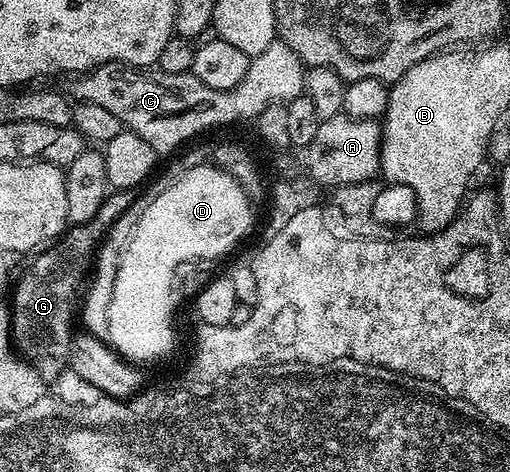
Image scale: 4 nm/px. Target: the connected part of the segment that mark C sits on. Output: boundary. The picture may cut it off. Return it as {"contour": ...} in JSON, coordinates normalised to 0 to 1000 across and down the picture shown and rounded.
{"contour":[[[549,83],[531,91],[516,117],[494,123],[484,142],[484,159],[451,189],[416,189],[406,184],[388,163],[378,161],[376,153],[363,155],[324,155],[310,153],[310,163],[282,163],[275,144],[259,138],[241,138],[233,129],[220,129],[208,138],[196,138],[175,148],[173,155],[153,155],[137,161],[135,172],[124,182],[125,195],[133,199],[145,216],[169,214],[171,218],[188,218],[194,227],[218,235],[225,252],[233,252],[239,267],[251,280],[273,286],[296,303],[296,311],[312,328],[324,324],[345,326],[361,299],[371,299],[376,290],[386,290],[392,282],[402,282],[408,273],[418,273],[424,265],[457,265],[463,256],[494,258],[506,248],[525,222],[545,218],[565,218],[592,203],[598,193],[600,138],[563,100],[563,91]]]}

